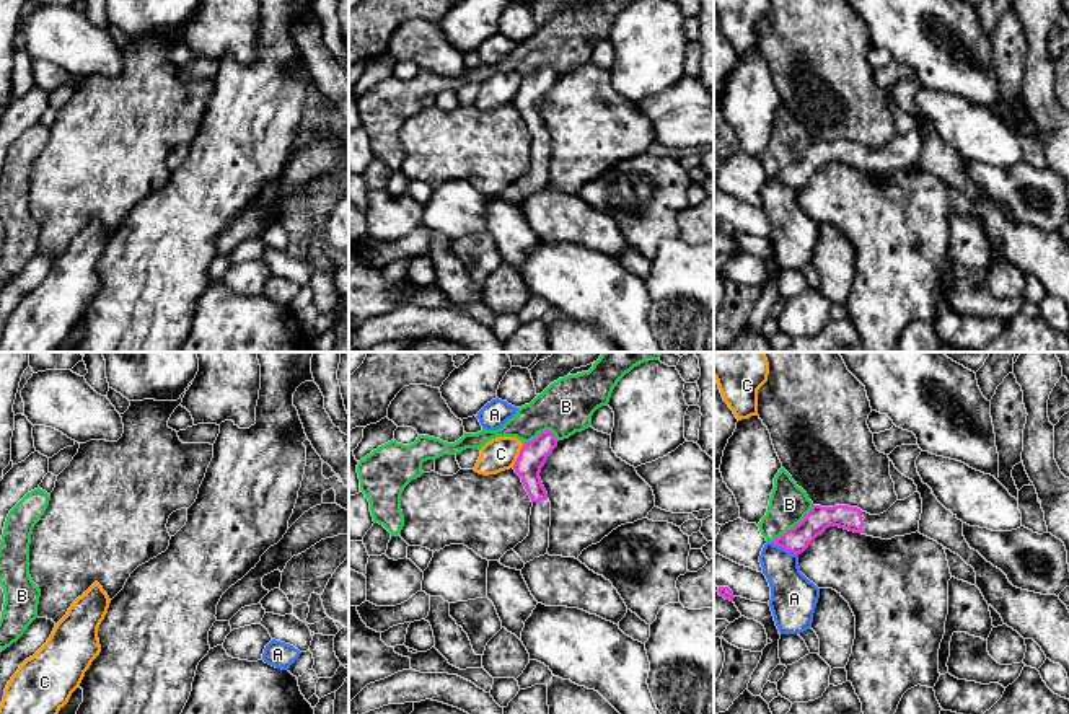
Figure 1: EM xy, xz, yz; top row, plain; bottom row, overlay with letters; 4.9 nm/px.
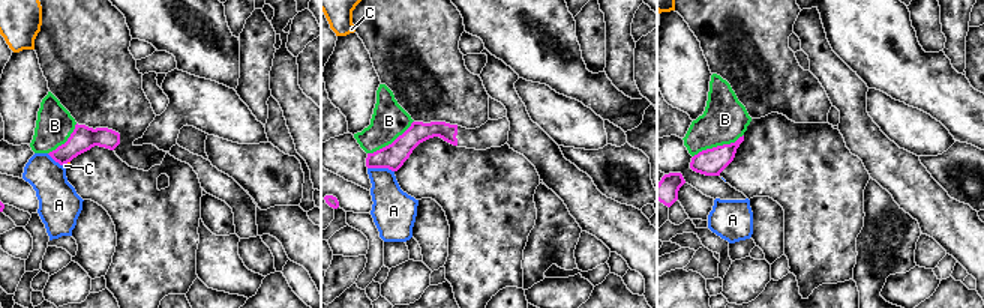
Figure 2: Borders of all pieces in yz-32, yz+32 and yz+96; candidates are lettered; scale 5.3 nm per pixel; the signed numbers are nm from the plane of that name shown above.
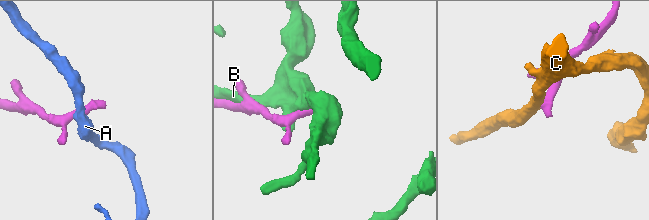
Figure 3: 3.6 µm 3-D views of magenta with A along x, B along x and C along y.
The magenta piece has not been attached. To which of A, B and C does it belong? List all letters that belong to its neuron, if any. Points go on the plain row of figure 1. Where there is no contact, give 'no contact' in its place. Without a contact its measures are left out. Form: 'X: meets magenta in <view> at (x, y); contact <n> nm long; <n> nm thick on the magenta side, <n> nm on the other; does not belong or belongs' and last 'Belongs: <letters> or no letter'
A: meets magenta in yz at (783, 181); contact 170 nm long; 120 nm thick on the magenta side, 220 nm on the other; does not belong
B: meets magenta in yz at (794, 162); contact 280 nm long; 120 nm thick on the magenta side, 200 nm on the other; does not belong
C: meets magenta in xz at (519, 90); contact 130 nm long; 140 nm thick on the magenta side, 160 nm on the other; does not belong
Belongs: no letter

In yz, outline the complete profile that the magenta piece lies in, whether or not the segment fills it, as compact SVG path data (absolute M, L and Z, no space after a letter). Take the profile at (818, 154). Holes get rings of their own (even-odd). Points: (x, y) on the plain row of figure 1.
M917 126L904 135L896 135L880 150L870 150L849 140L813 140L798 160L769 178L798 191L829 161L839 161L873 173L891 174L895 171L919 166L921 148L922 134Z

